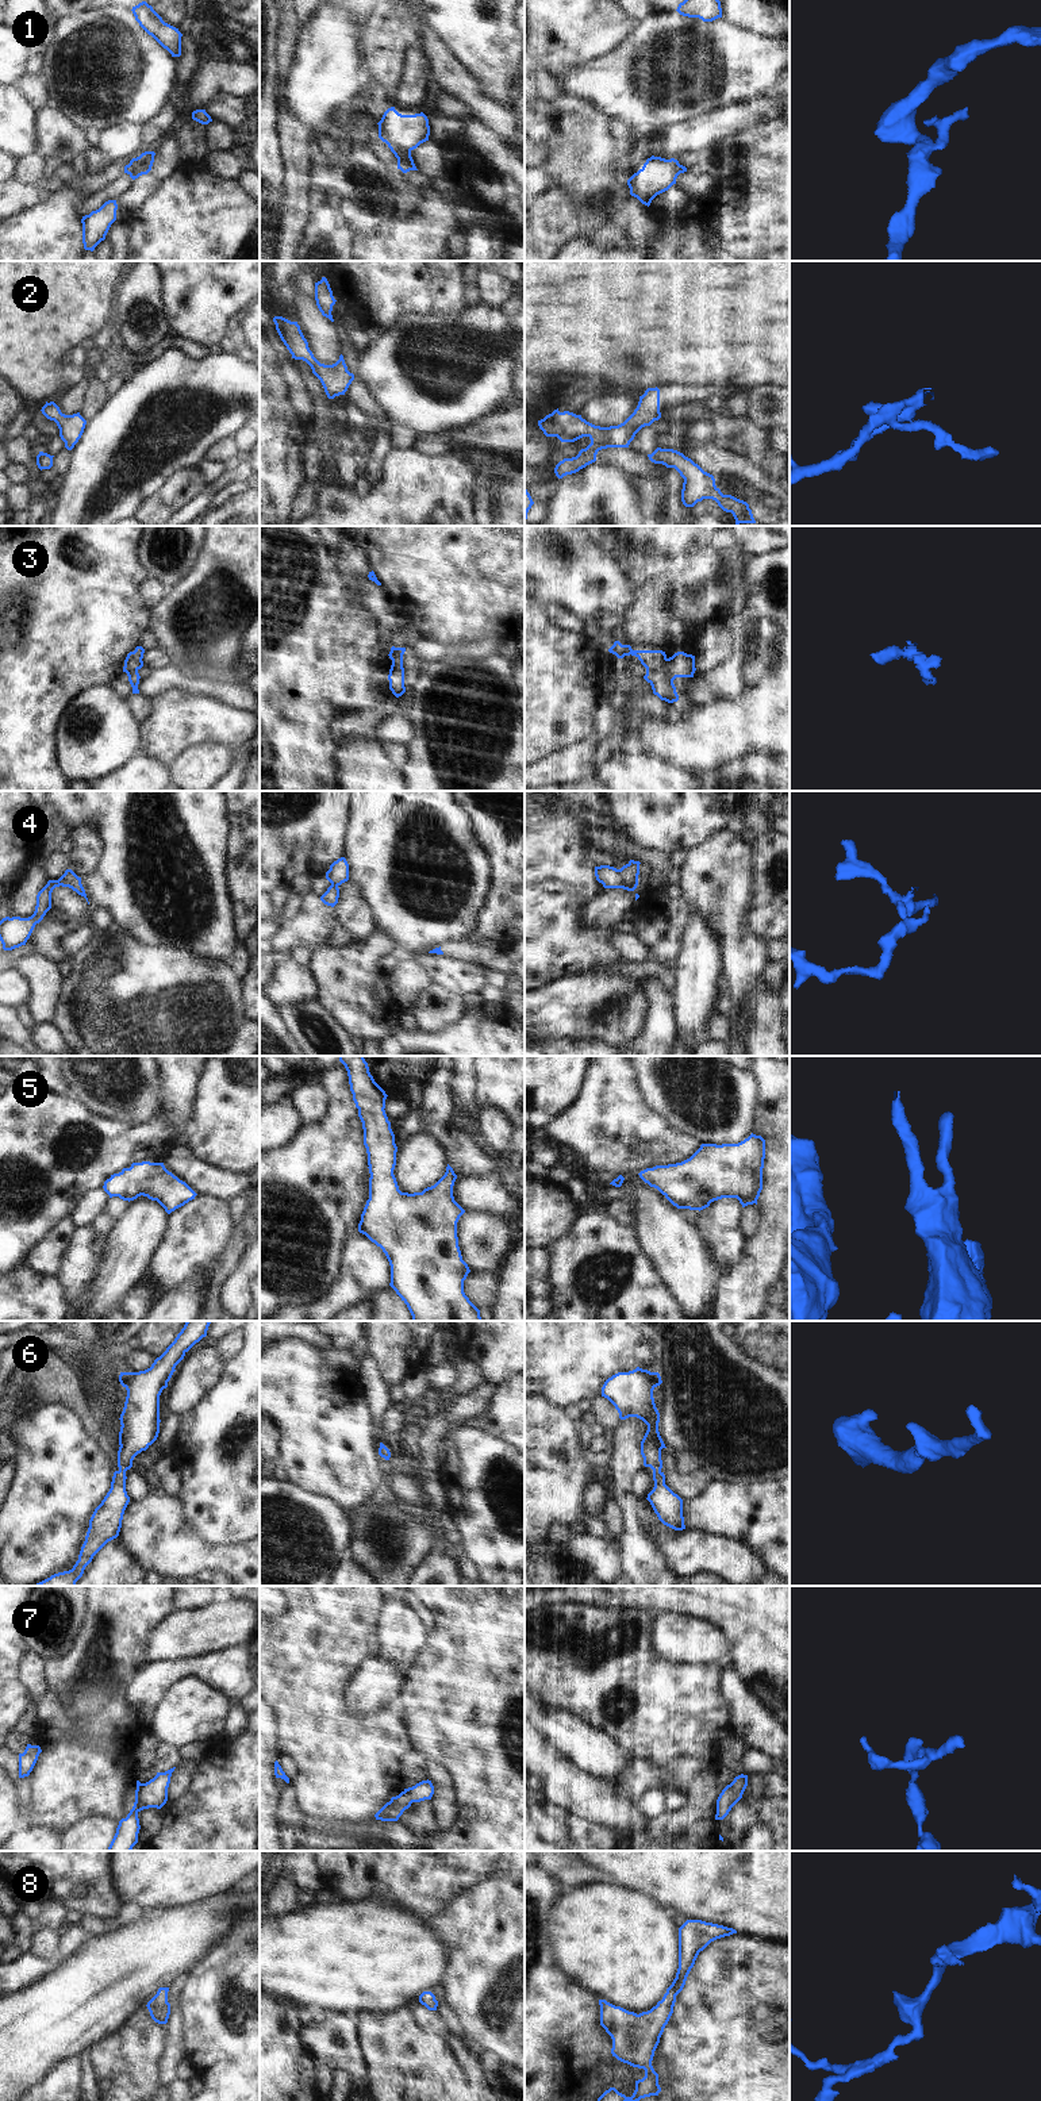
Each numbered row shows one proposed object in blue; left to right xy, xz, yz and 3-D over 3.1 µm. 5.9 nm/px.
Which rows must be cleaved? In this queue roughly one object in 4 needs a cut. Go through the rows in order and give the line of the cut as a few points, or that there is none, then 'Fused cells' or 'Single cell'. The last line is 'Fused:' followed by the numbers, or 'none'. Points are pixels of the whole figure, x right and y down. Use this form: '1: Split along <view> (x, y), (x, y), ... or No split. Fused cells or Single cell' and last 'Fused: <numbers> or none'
1: Split along xz (388, 145), (410, 150). Fused cells
2: No split. Single cell
3: No split. Single cell
4: Split along yz (618, 870), (619, 887). Fused cells
5: No split. Single cell
6: No split. Single cell
7: No split. Single cell
8: No split. Single cell
Fused: 1, 4.

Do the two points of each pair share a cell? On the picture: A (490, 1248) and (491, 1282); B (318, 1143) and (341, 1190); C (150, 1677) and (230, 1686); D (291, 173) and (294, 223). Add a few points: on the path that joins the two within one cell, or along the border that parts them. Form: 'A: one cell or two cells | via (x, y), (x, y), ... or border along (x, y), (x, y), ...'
A: two cells | border along (471, 1270), (492, 1271)
B: one cell | via (323, 1155), (323, 1167), (334, 1178)
C: one cell | via (171, 1671), (179, 1669), (210, 1669)
D: one cell | via (294, 185), (294, 211)

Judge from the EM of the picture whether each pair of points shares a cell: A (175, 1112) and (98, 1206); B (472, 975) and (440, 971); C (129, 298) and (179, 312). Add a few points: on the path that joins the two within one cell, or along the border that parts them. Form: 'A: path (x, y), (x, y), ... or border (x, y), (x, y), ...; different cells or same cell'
A: border (102, 1186), (87, 1191), (75, 1205); different cells
B: path (464, 975), (448, 972); same cell
C: border (161, 277), (161, 300), (171, 334); different cells

